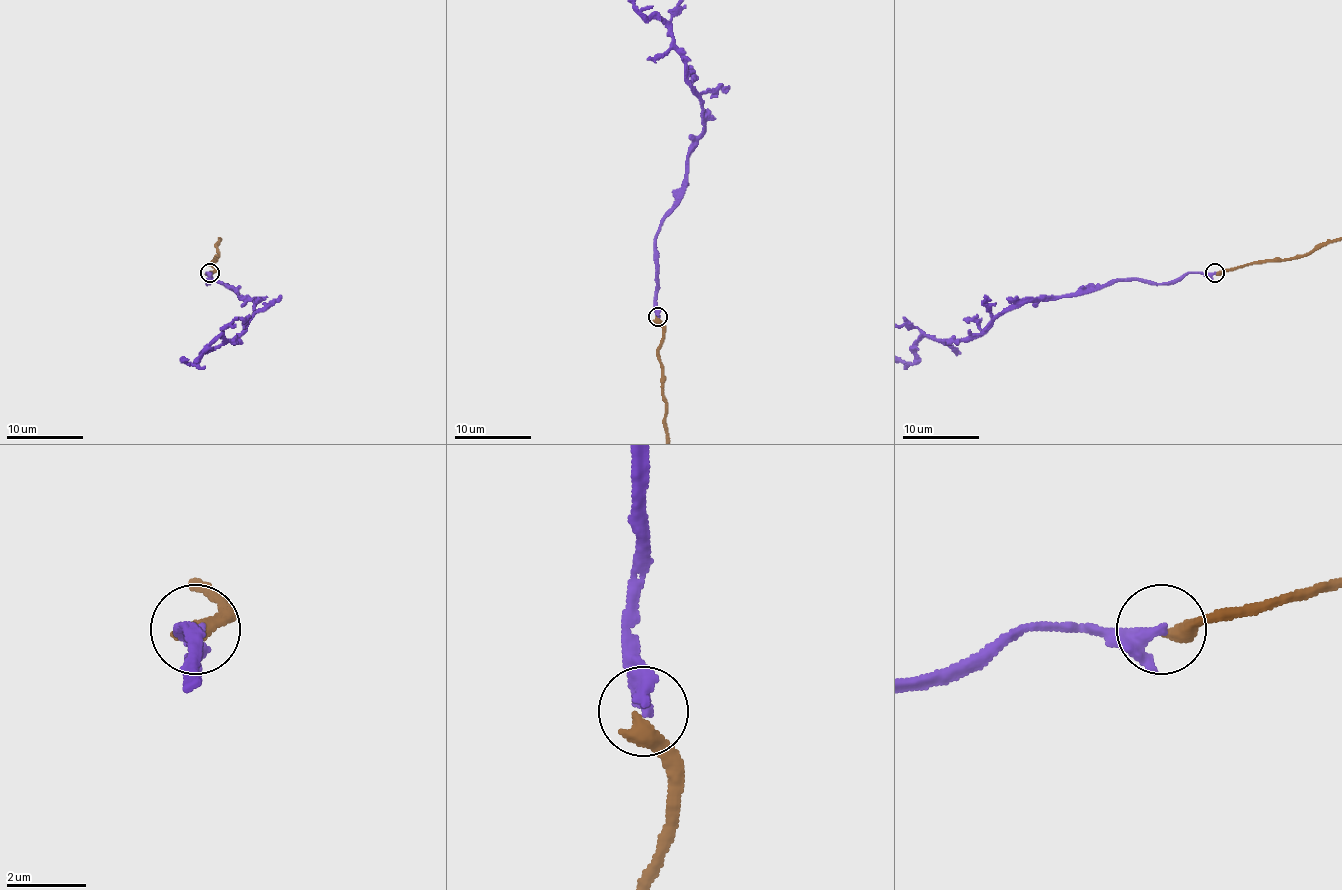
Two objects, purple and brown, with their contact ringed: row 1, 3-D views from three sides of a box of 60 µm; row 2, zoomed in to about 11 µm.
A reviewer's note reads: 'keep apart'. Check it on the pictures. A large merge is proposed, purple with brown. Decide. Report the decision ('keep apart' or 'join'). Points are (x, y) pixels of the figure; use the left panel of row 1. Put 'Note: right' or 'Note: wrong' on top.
Note: right
keep apart

